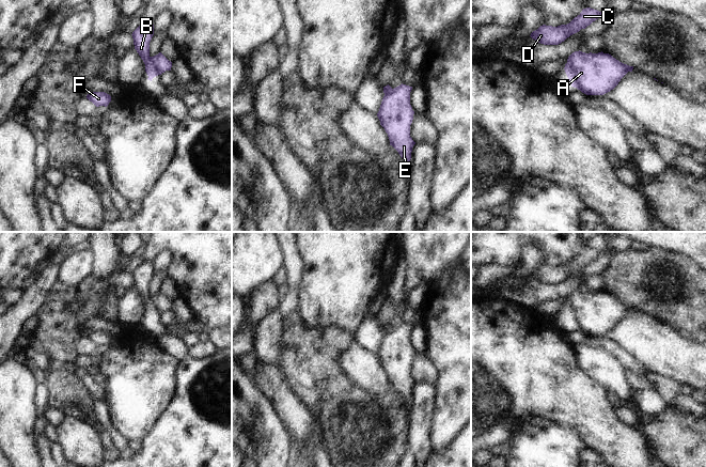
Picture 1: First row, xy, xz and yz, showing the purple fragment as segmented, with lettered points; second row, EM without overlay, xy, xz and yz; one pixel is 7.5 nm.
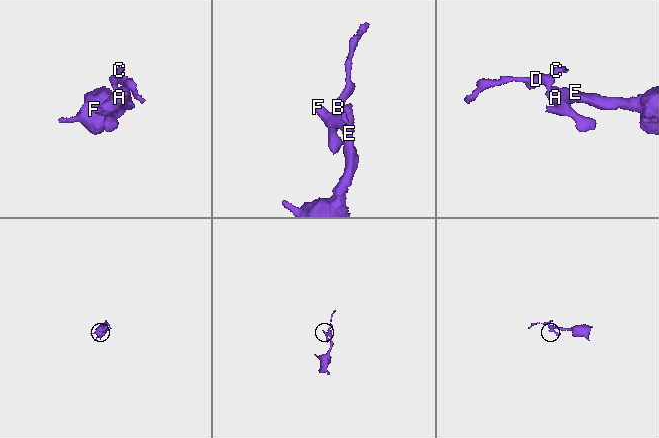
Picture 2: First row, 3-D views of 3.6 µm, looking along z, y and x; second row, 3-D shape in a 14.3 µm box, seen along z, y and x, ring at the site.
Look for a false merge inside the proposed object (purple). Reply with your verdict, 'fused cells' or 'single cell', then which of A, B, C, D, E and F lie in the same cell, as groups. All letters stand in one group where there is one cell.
fused cells | A E F / B C D

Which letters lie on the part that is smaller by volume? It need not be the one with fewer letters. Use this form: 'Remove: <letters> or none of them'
Remove: B, C, D

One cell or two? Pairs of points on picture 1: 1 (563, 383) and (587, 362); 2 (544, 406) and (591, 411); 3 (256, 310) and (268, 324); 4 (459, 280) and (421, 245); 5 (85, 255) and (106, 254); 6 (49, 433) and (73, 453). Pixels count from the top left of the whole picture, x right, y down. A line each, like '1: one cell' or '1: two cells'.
1: two cells
2: one cell
3: two cells
4: two cells
5: two cells
6: two cells

